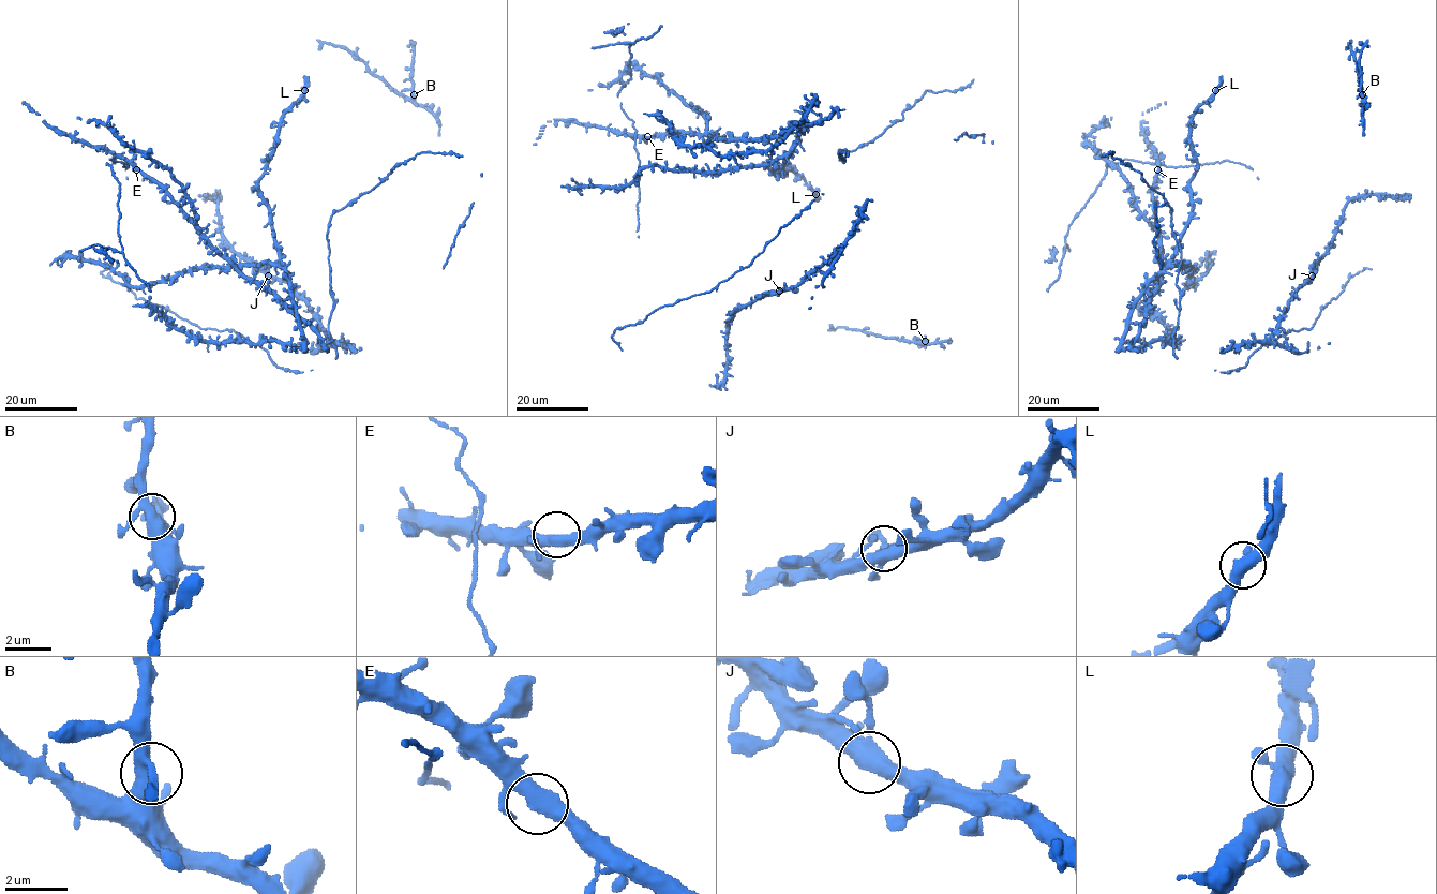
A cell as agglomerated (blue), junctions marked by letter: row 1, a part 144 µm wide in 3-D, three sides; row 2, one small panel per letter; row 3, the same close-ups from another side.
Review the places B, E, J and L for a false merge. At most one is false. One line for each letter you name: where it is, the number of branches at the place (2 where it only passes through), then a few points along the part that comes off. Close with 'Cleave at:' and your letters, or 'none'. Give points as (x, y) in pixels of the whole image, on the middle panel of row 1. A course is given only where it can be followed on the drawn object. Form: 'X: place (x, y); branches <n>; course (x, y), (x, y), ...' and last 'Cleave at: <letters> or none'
Cleave at: none

